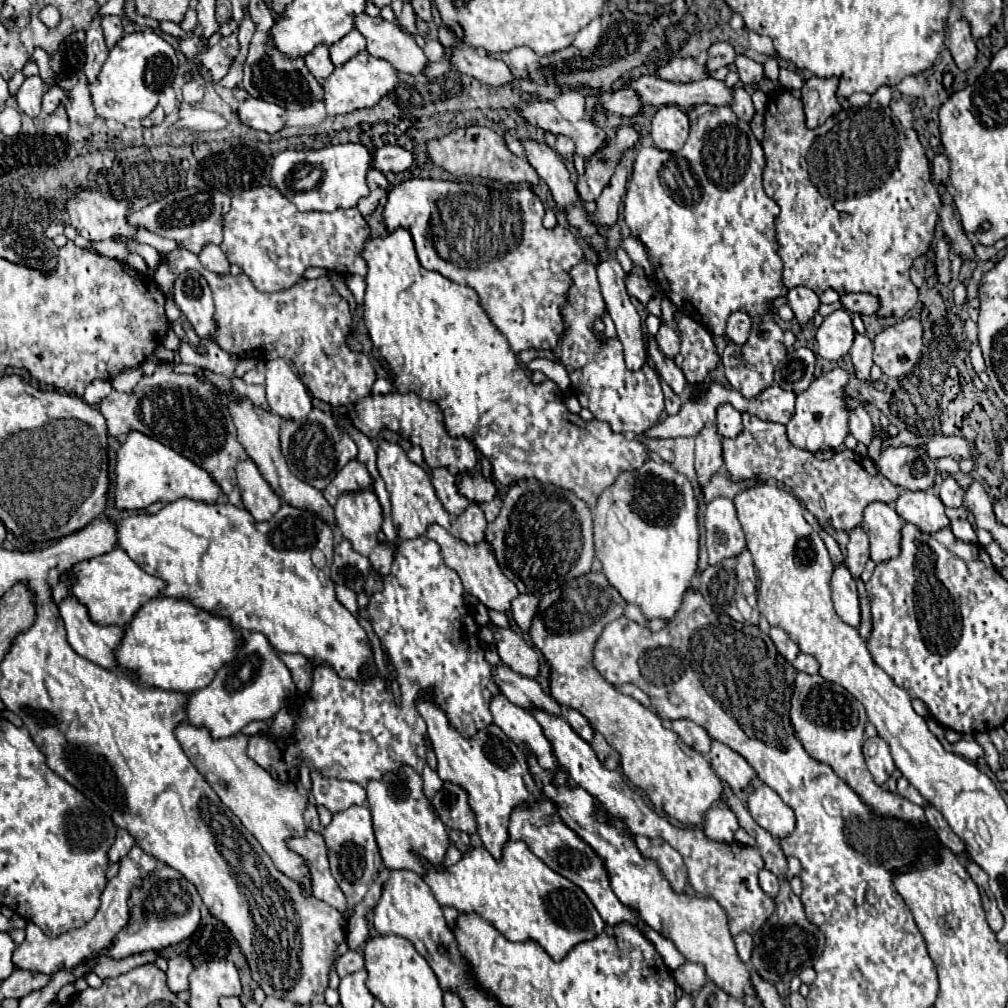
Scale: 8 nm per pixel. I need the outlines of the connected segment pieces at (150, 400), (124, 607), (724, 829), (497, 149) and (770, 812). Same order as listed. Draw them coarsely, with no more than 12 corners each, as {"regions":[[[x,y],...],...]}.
{"regions":[[[162,362],[100,402],[110,436],[142,432],[208,470],[238,506],[222,392]],[[120,546],[74,564],[72,594],[124,626],[166,586]],[[714,806],[704,832],[716,842],[734,842],[738,818],[728,806]],[[484,126],[430,140],[452,174],[538,184],[536,170]],[[768,786],[748,810],[774,838],[794,830],[794,812]]]}

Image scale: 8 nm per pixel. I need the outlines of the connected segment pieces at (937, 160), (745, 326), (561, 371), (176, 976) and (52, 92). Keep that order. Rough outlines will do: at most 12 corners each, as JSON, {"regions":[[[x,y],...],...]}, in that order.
{"regions":[[[936,154],[932,174],[936,182],[948,182],[950,162],[946,154]],[[746,312],[728,318],[726,338],[744,344],[752,330],[752,318]],[[536,358],[526,364],[540,370],[564,392],[570,392],[570,376],[560,362]],[[182,956],[168,958],[166,976],[174,994],[188,988],[194,966]],[[58,86],[48,88],[42,110],[52,114],[66,92]]]}

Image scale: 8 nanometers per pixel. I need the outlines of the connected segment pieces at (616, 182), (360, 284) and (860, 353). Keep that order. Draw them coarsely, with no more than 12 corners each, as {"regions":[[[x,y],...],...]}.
{"regions":[[[618,166],[596,202],[596,220],[612,228],[626,194],[628,172]],[[351,274],[345,282],[356,303],[362,306],[366,290],[365,279]],[[856,334],[850,358],[856,378],[870,380],[872,342]]]}

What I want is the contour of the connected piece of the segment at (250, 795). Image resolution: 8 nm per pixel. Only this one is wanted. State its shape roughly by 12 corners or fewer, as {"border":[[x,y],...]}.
{"border":[[188,722],[182,750],[218,798],[312,896],[306,860],[308,792],[274,782],[246,756],[248,736],[212,740]]}

